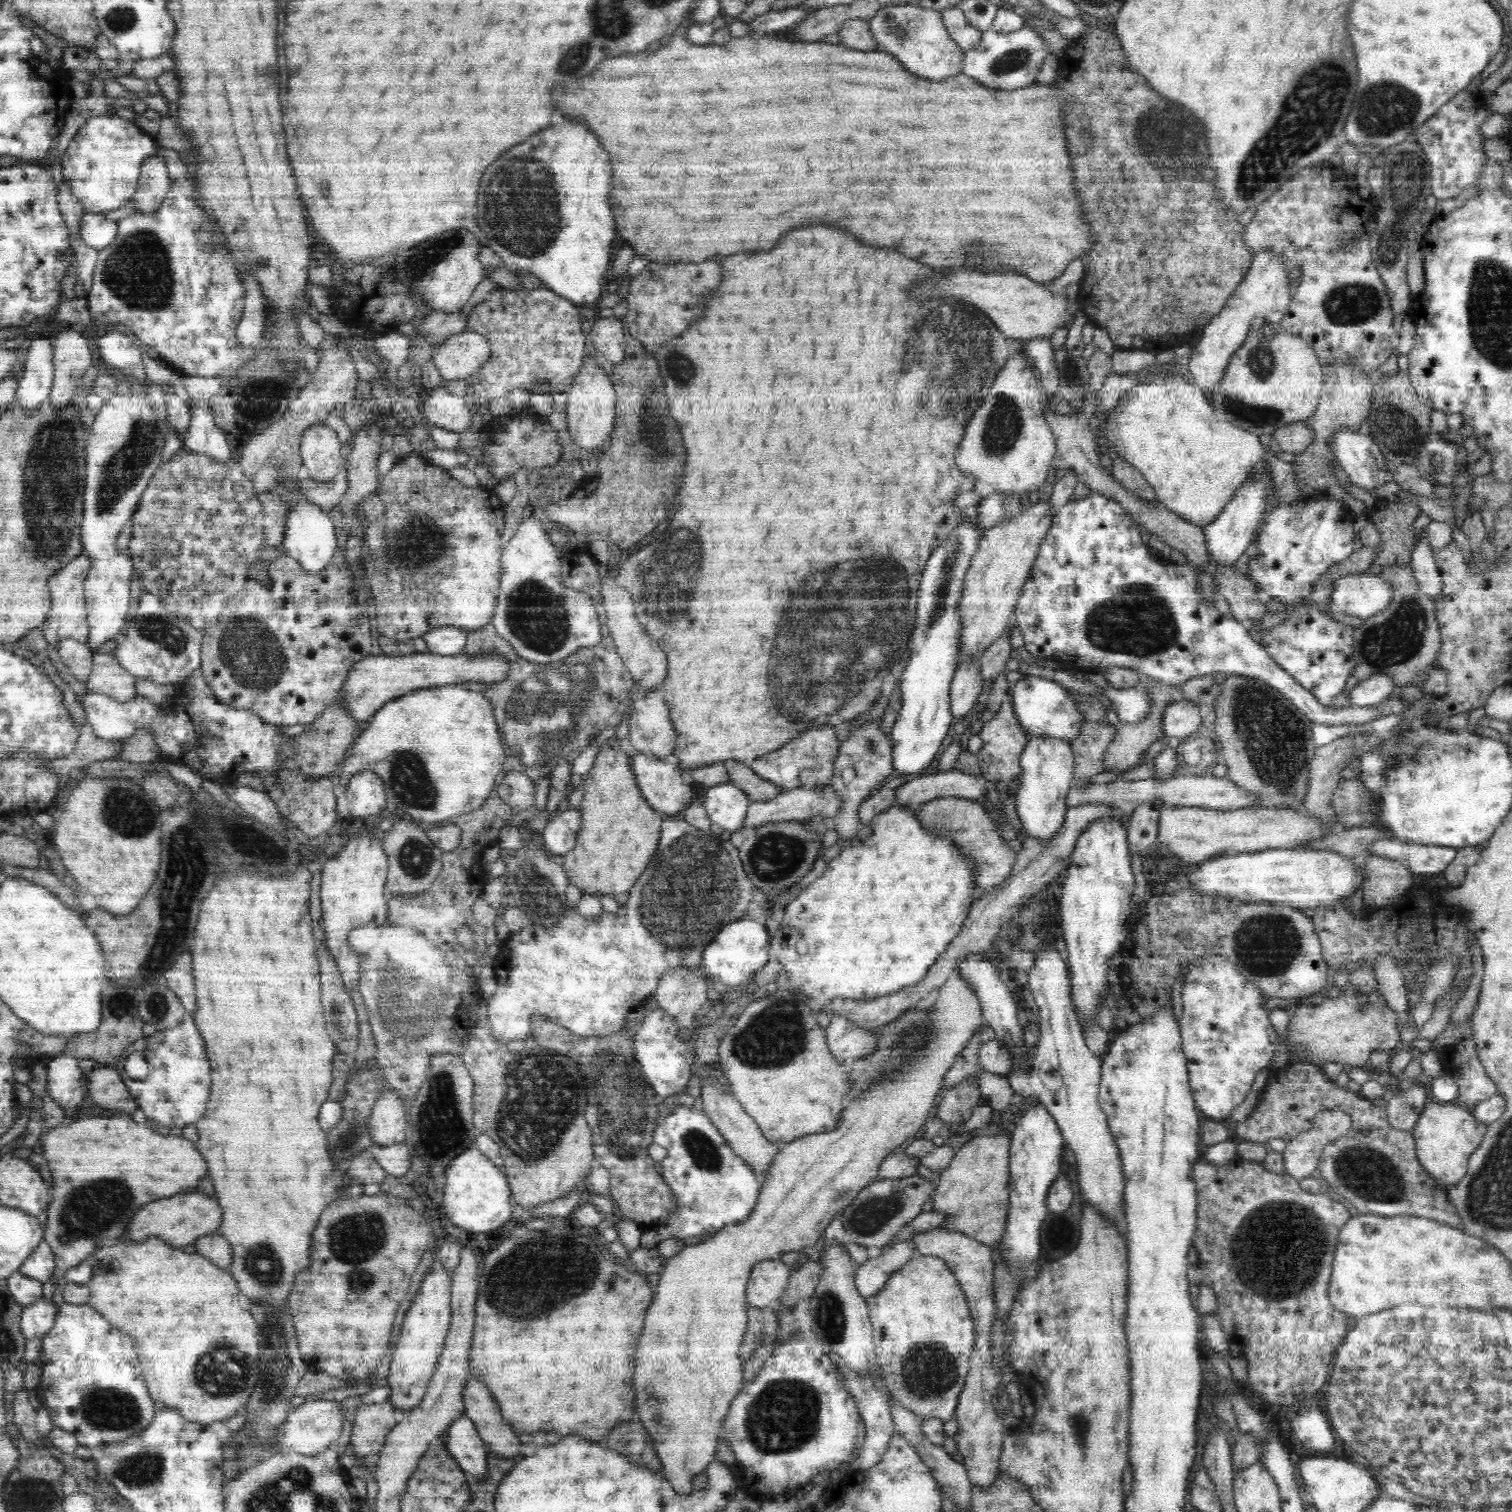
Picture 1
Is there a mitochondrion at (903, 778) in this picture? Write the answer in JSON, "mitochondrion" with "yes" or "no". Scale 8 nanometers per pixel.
{"mitochondrion":"no"}

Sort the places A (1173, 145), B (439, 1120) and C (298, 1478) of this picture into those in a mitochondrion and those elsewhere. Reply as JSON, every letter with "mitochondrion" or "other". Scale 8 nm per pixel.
{"A":"mitochondrion","B":"mitochondrion","C":"mitochondrion"}

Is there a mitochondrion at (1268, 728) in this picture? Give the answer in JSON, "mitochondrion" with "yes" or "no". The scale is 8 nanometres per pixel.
{"mitochondrion":"yes"}

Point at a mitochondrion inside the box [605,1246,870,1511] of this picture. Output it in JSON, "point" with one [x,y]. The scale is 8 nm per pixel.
{"point":[785,1415]}

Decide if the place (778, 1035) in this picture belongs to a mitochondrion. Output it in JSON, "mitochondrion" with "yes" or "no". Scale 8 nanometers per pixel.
{"mitochondrion":"yes"}

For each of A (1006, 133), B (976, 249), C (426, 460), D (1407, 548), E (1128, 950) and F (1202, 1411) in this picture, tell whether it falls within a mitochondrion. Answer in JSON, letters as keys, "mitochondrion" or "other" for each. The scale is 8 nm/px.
{"A":"other","B":"mitochondrion","C":"other","D":"other","E":"other","F":"other"}

